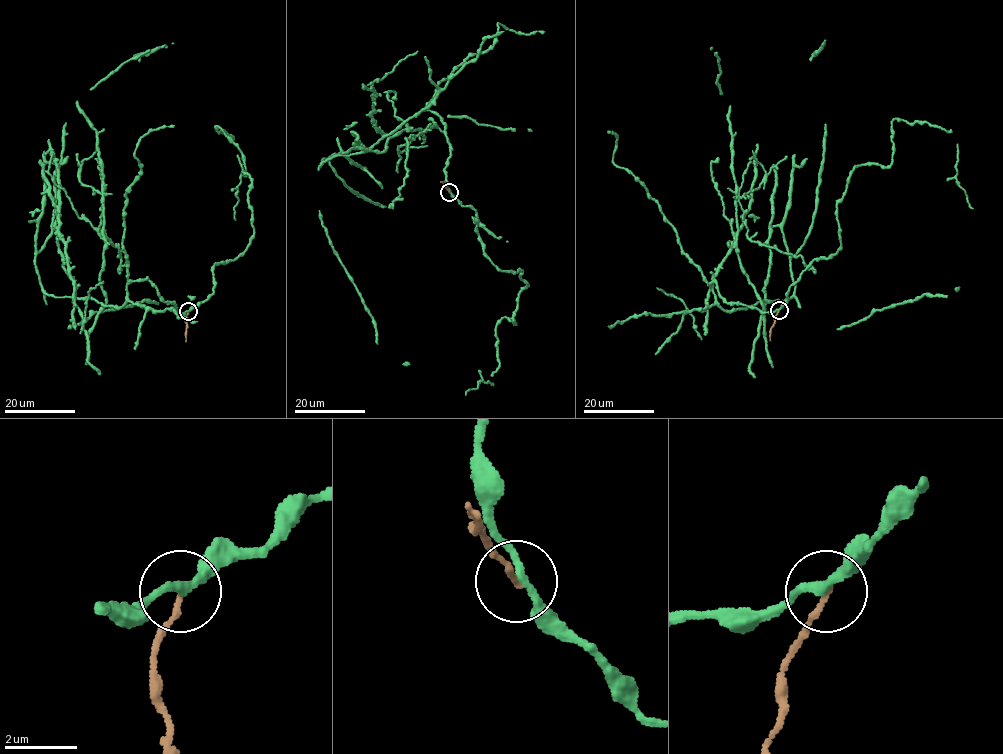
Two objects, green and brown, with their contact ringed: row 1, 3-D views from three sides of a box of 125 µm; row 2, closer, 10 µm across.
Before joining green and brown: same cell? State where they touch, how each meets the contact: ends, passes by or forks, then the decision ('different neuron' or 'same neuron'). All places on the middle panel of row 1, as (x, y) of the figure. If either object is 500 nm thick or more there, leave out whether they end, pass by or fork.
at (449, 192); green passes by; brown ends there; different neuron

